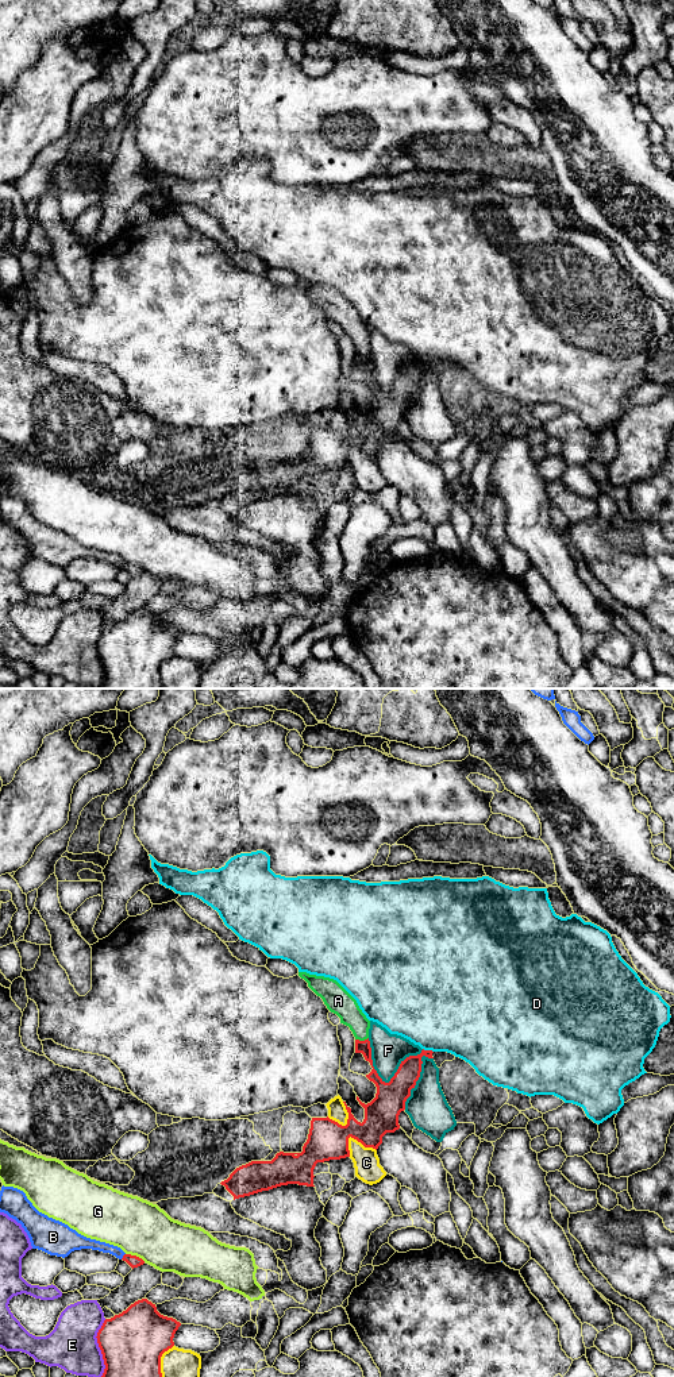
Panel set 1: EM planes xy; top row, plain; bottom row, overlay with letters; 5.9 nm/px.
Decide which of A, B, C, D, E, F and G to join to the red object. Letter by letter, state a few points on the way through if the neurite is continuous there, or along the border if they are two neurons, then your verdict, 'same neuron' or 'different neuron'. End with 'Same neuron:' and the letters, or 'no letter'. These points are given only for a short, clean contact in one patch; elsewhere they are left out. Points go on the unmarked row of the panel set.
A: runs through xy (361, 355), (361, 350), (359, 334), (343, 313); same neuron
B: different neuron
C: different neuron
D: different neuron
E: different neuron
F: different neuron
G: different neuron
Same neuron: A

